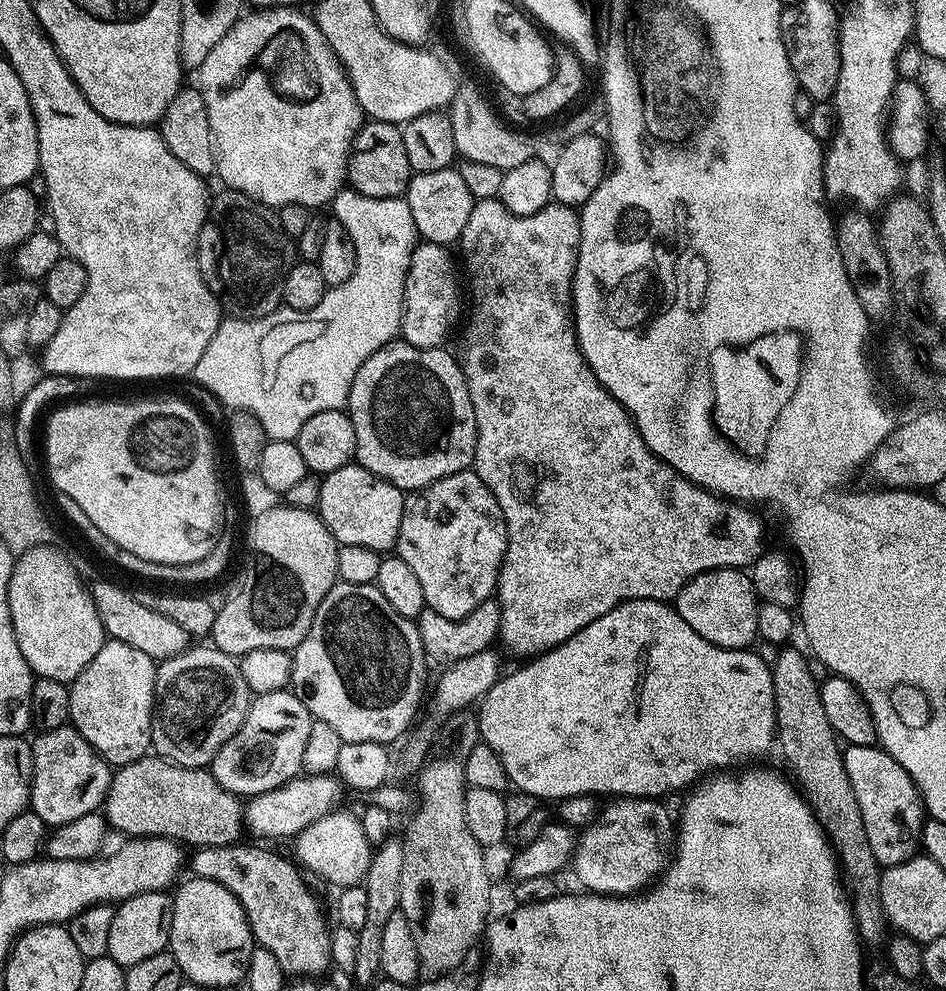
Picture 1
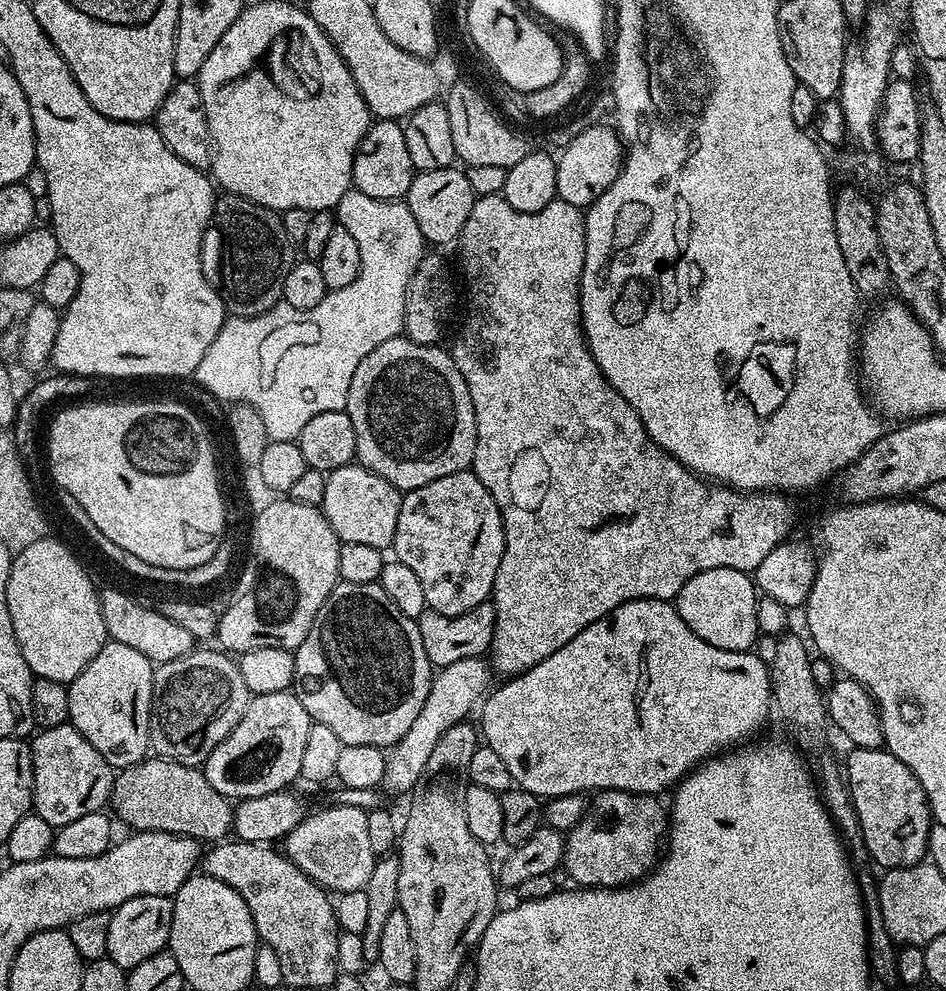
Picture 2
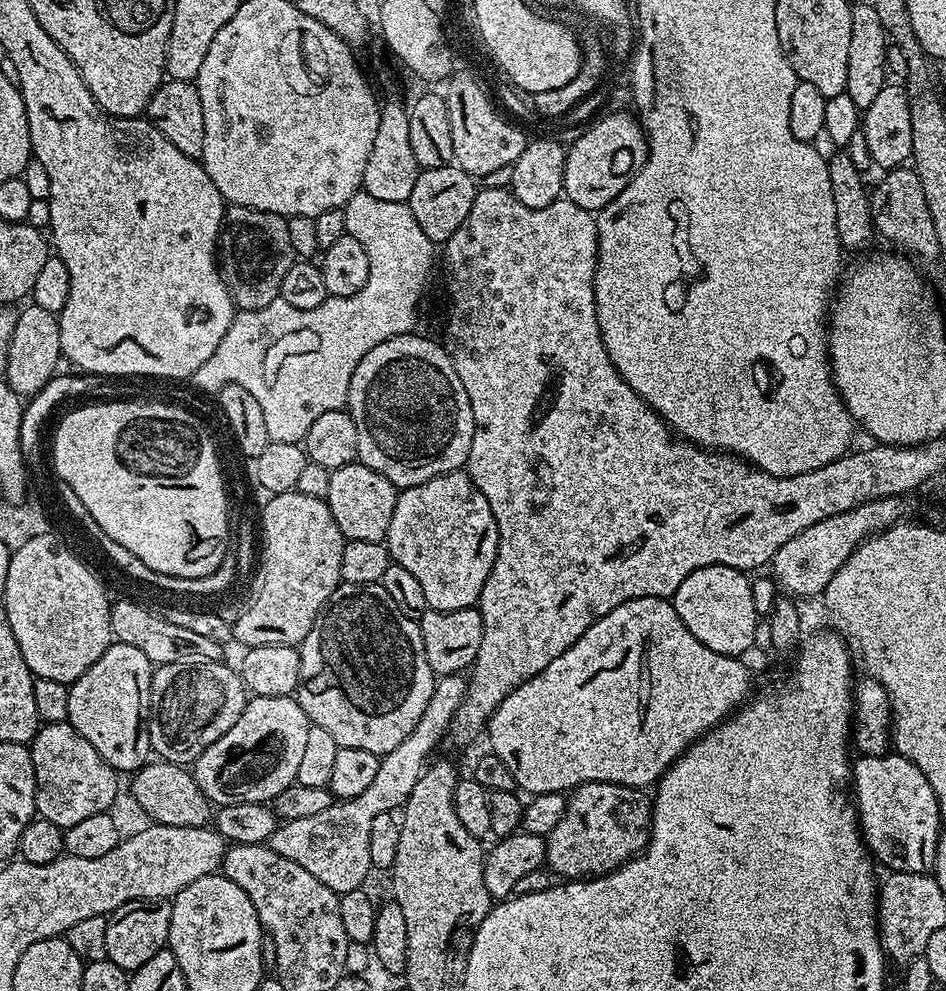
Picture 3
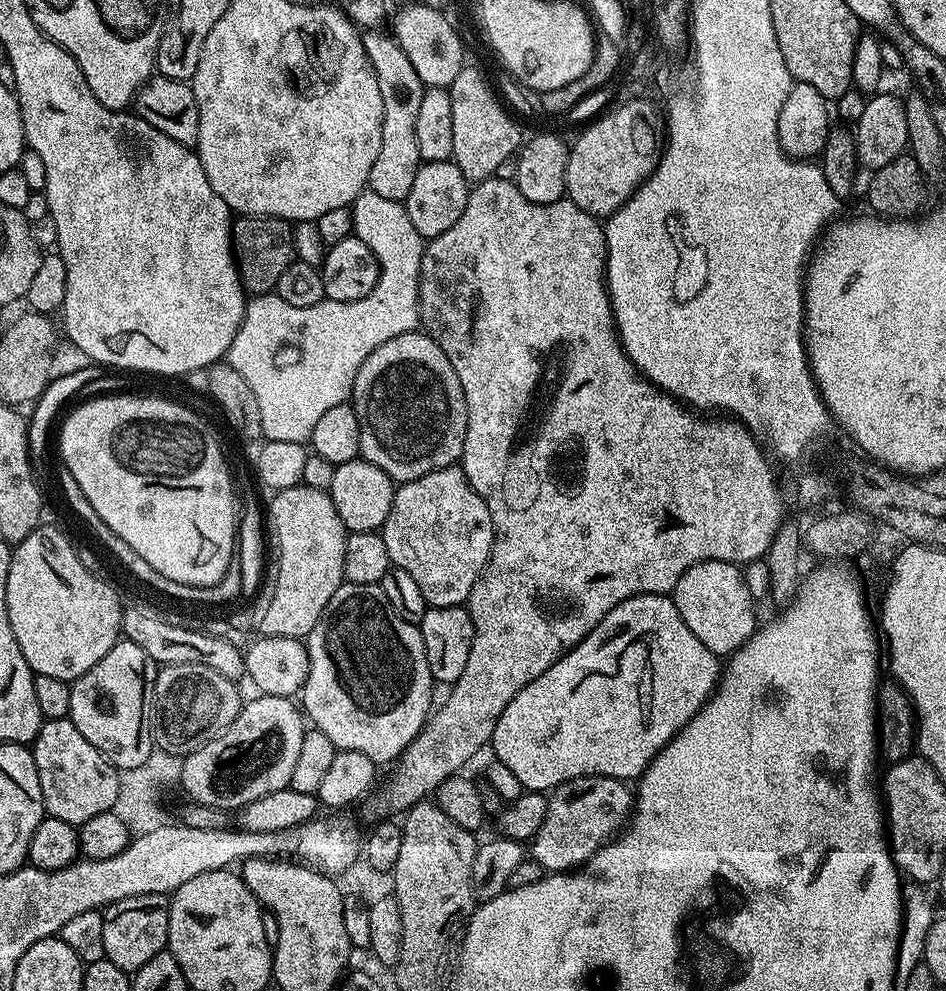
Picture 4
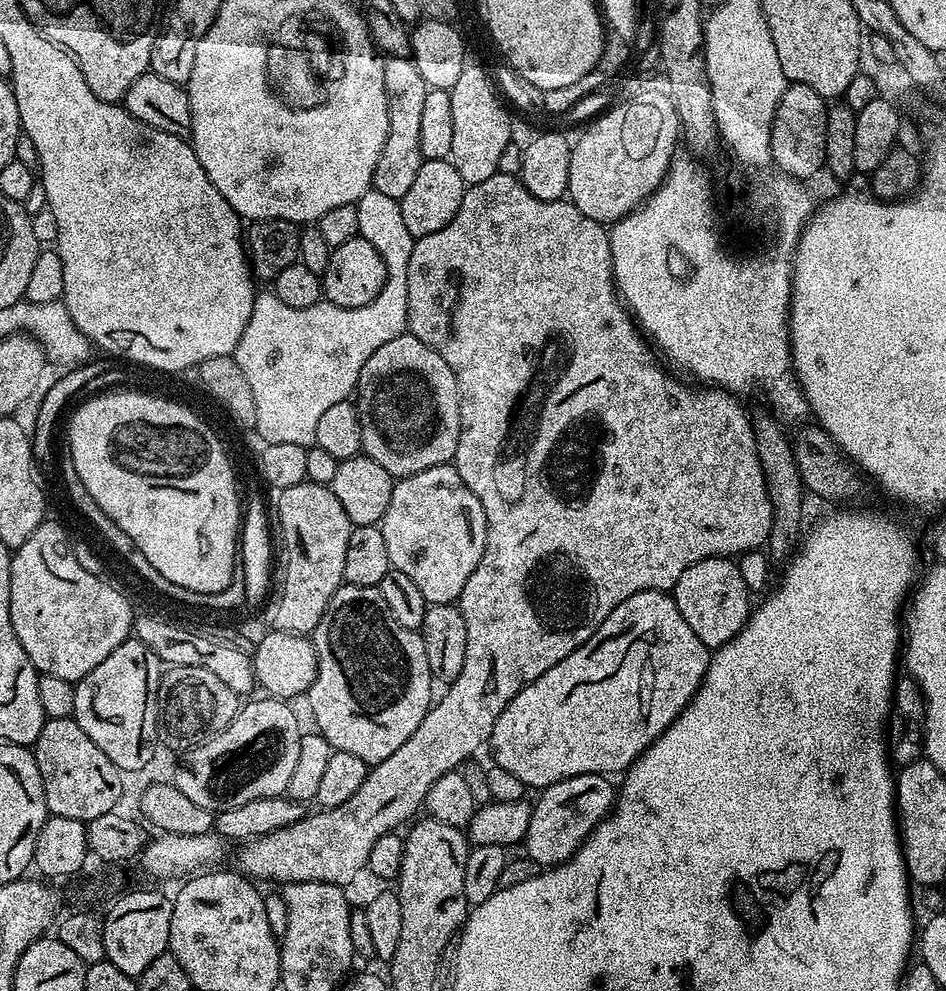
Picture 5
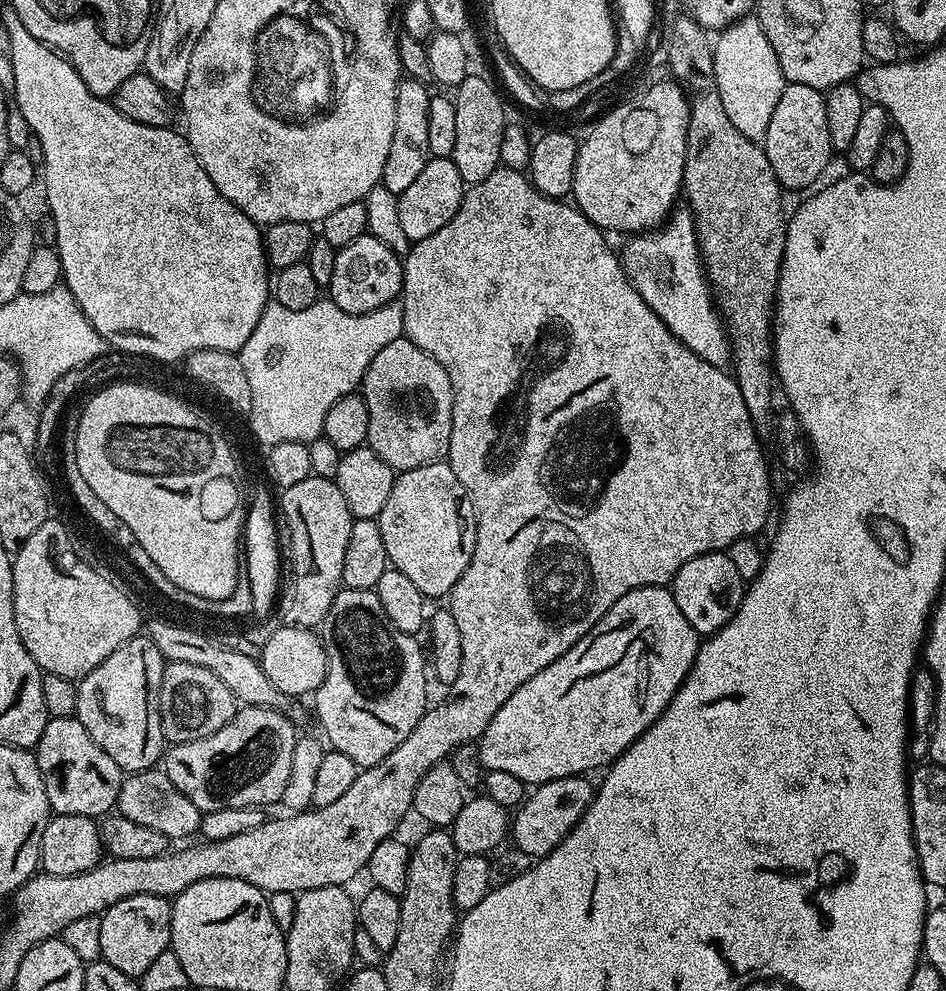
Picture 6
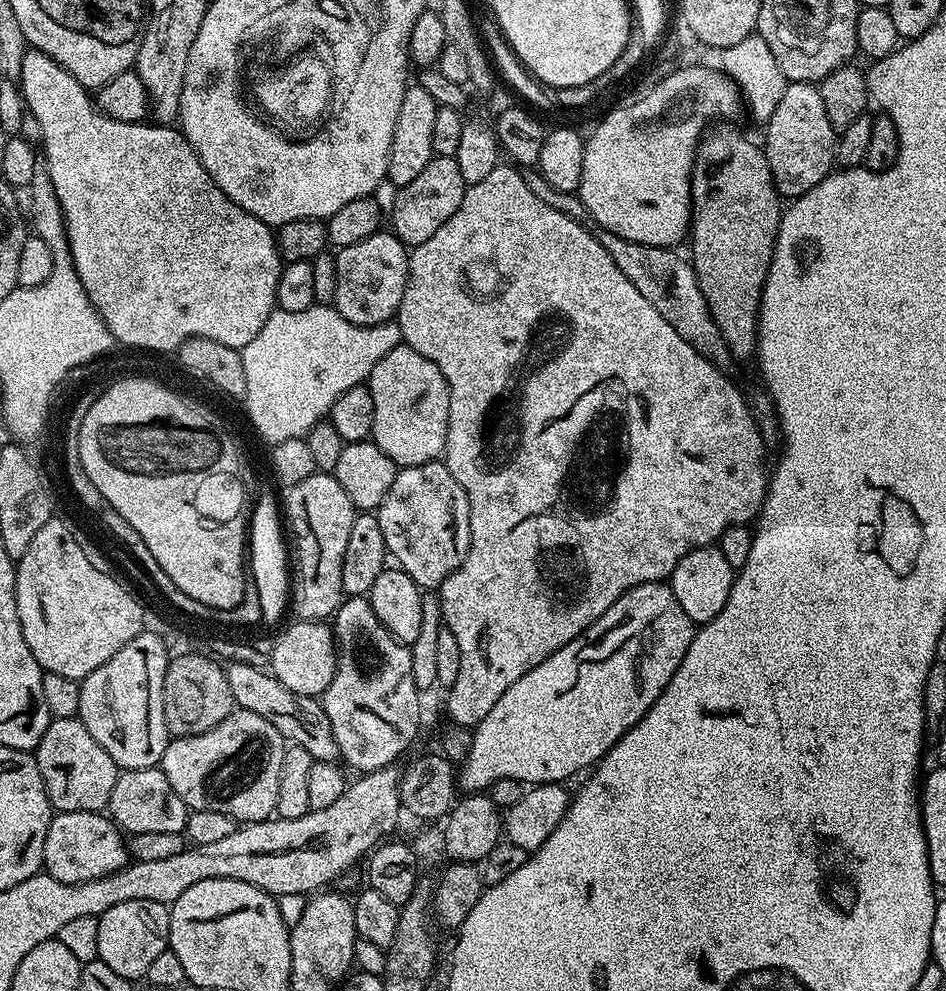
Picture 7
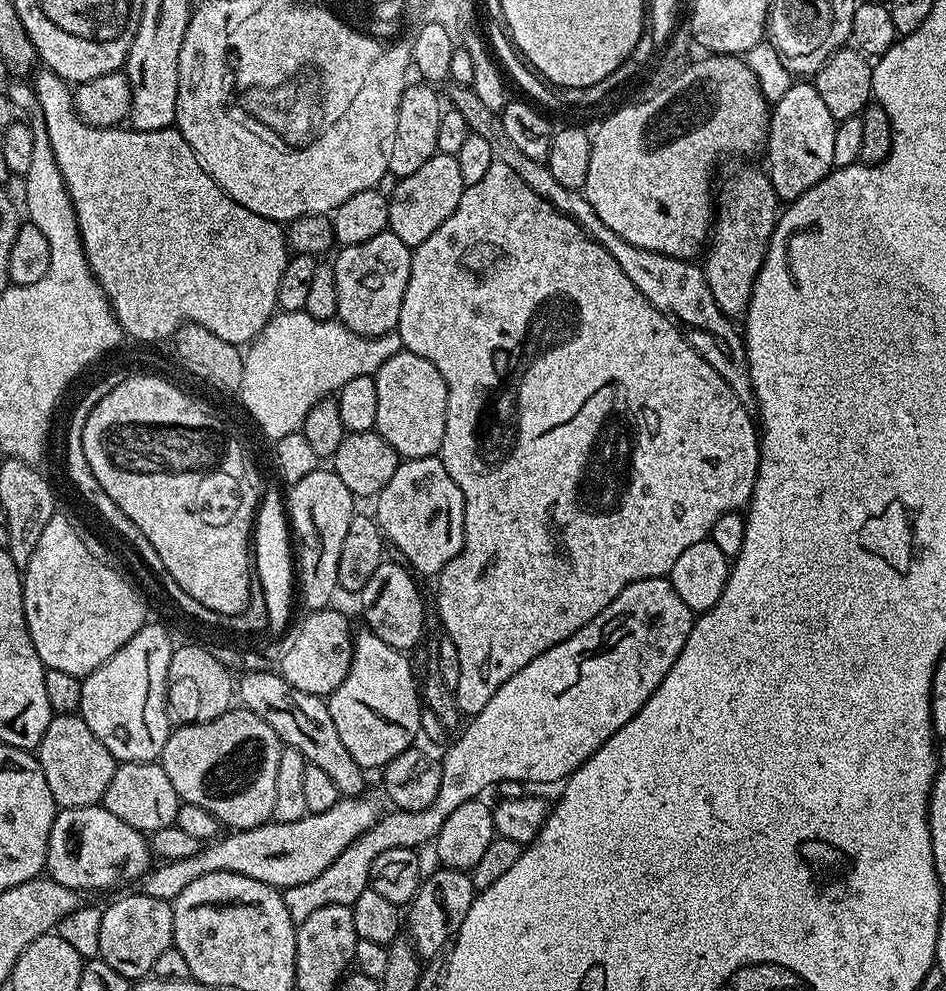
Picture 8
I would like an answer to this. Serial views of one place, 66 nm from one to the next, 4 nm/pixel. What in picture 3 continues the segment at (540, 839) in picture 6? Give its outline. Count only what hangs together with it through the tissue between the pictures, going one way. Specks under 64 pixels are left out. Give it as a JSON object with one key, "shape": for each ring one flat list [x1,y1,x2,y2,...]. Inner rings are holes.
{"shape":[[588,782,573,789,562,818,544,841,547,867,557,877,583,879,612,872,639,855,651,832,651,801,644,795,643,791,608,782]]}

